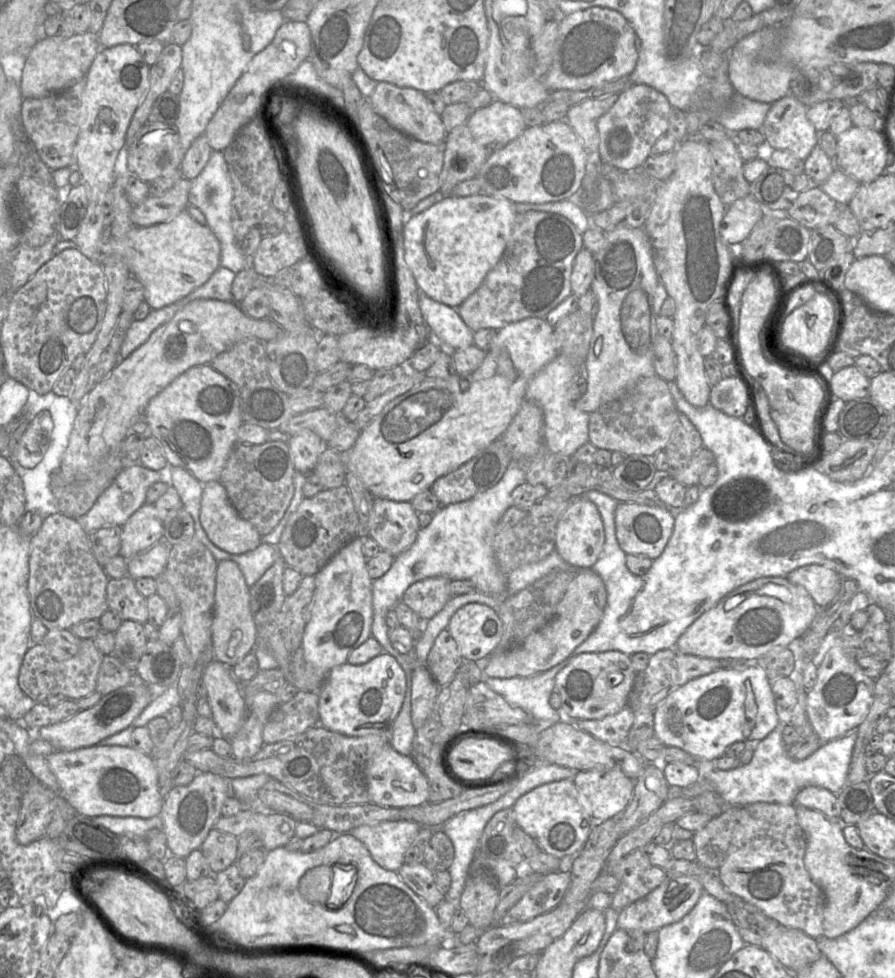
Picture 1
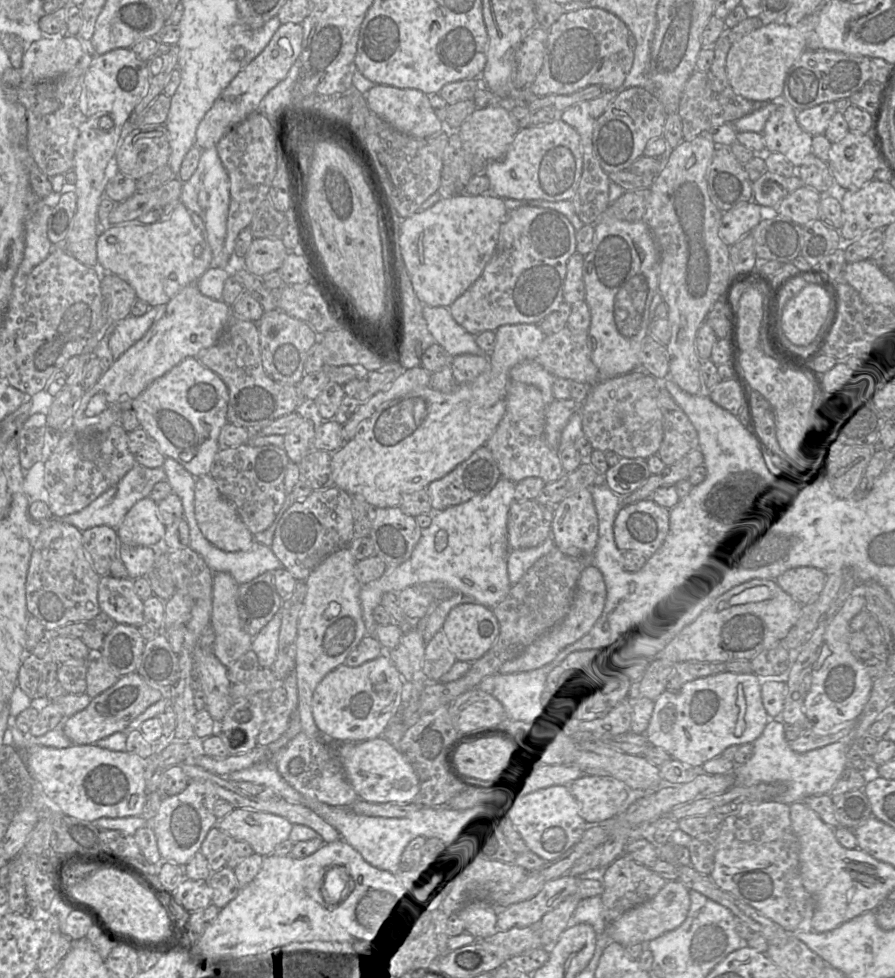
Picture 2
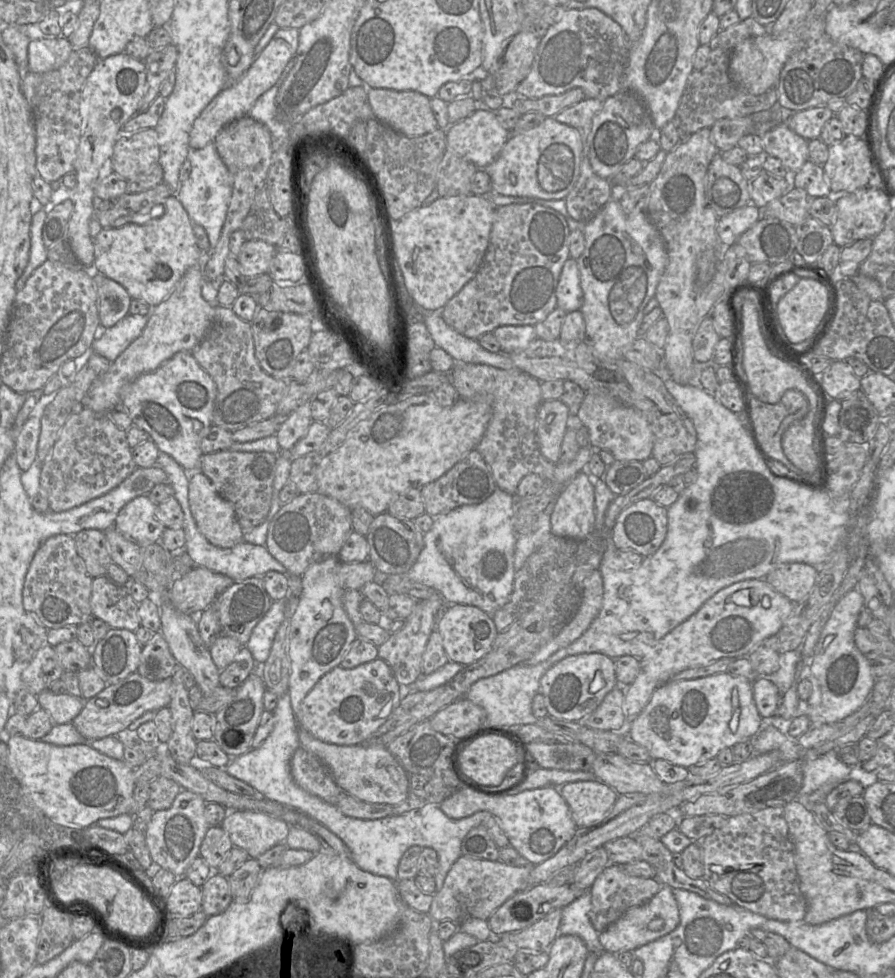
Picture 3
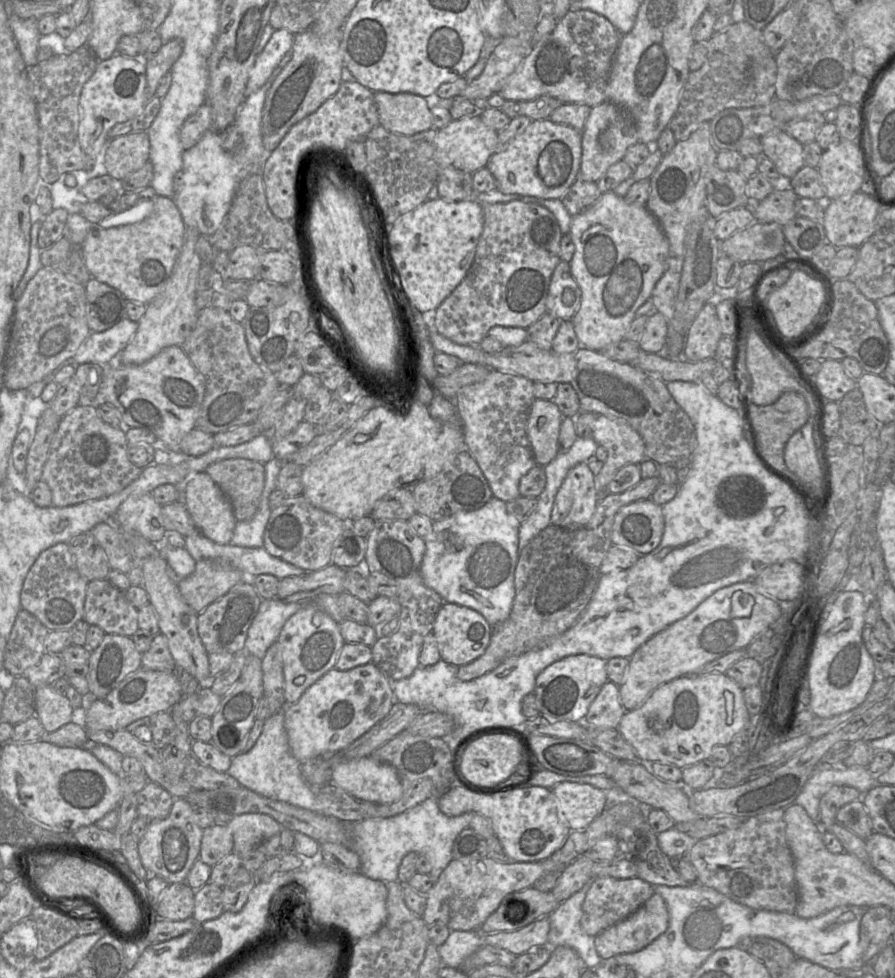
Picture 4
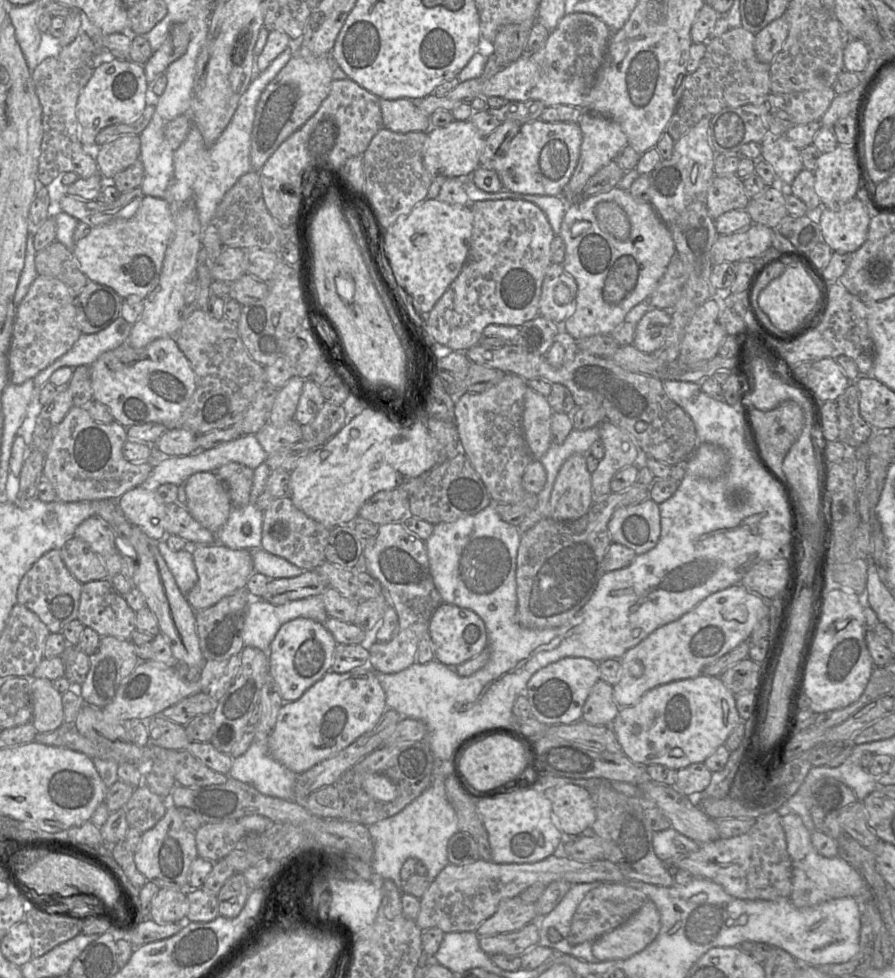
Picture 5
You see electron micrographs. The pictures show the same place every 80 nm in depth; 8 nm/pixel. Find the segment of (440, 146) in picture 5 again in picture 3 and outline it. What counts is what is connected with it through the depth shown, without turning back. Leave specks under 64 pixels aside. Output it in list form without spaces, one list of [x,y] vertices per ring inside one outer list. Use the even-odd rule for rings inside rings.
[[[478,106],[468,117],[446,129],[447,148],[472,162],[478,169],[484,169],[498,157],[510,136],[511,131],[500,124],[495,112],[484,106]]]

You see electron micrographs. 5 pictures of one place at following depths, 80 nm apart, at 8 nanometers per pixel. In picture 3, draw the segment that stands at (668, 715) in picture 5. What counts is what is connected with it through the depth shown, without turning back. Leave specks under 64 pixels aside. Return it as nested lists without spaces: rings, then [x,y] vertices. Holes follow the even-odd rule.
[[[729,672],[688,680],[670,680],[658,687],[642,712],[625,728],[628,738],[646,748],[653,760],[666,760],[690,768],[708,759],[716,758],[724,748],[752,739],[763,727],[763,718],[753,698],[753,682]]]

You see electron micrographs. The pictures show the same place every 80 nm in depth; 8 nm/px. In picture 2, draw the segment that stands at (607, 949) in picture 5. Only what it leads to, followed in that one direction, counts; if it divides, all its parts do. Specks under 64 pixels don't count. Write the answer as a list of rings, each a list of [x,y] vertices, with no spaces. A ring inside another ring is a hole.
[[[679,880],[667,881],[652,899],[626,911],[607,926],[609,940],[625,947],[636,943],[648,943],[678,928],[686,920],[689,912],[689,891]]]

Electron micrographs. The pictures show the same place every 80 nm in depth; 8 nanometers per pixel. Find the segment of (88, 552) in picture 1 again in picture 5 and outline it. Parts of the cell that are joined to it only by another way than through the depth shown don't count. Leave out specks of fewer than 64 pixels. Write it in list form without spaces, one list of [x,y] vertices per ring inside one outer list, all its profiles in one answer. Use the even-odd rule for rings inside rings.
[[[53,549],[36,561],[23,576],[18,586],[17,601],[34,612],[49,631],[61,632],[63,627],[77,619],[82,584],[66,568],[60,550]]]

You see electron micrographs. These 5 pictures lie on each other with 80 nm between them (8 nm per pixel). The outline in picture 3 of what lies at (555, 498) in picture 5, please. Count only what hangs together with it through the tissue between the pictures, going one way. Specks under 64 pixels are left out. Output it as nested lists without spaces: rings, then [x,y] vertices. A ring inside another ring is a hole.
[[[587,470],[576,474],[558,495],[551,514],[552,535],[583,539],[594,533],[595,489]]]

